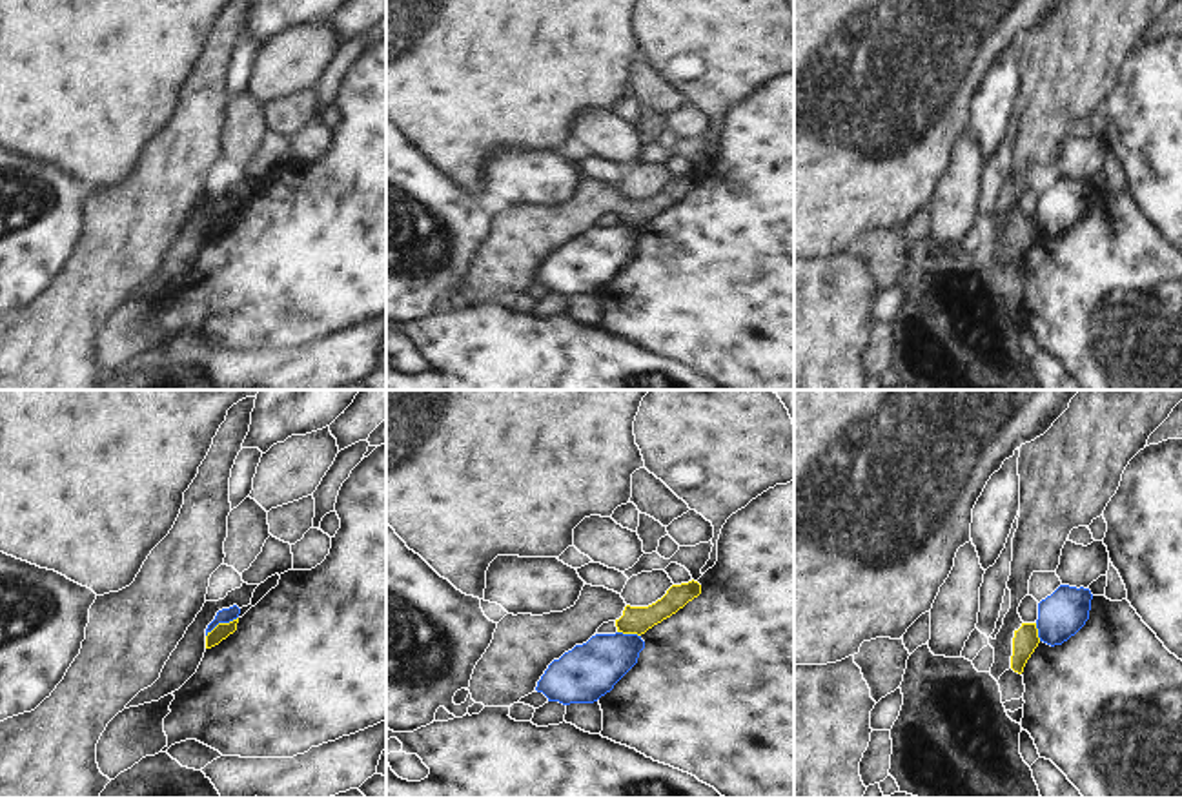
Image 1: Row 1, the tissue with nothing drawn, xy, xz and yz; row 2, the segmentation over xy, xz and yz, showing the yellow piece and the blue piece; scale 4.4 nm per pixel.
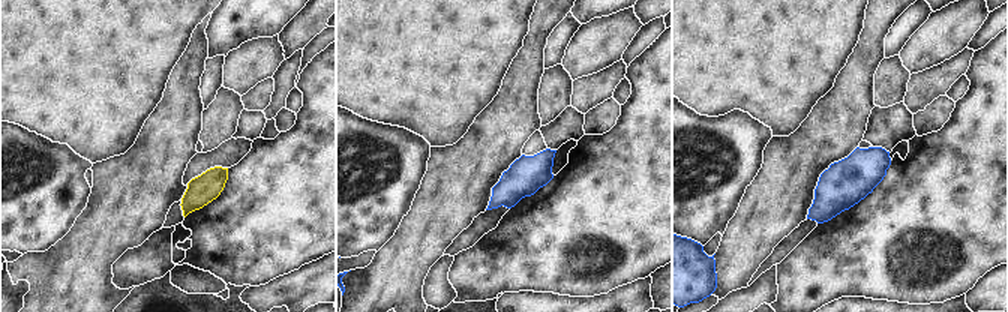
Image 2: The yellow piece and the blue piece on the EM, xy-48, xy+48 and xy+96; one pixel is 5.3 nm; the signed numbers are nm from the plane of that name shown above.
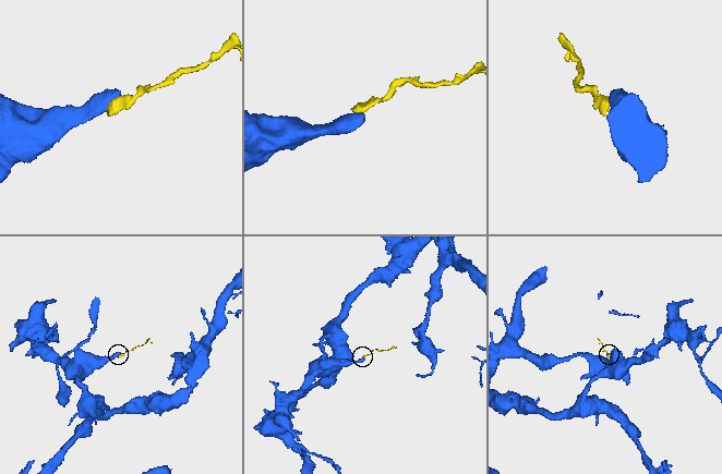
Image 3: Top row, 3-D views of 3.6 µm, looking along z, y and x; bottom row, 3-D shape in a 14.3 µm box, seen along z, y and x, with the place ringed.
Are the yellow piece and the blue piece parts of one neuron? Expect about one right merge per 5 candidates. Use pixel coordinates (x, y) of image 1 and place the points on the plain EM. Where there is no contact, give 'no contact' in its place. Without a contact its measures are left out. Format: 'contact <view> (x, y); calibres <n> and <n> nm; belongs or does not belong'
contact xy (221, 215); calibres 70 and 60 nm; does not belong

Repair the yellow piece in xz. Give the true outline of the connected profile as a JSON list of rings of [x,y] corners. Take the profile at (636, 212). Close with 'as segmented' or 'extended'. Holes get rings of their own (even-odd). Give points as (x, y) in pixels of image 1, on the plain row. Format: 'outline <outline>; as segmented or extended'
outline [[[692,171],[672,177],[648,199],[630,199],[621,186],[585,175],[576,197],[563,204],[506,206],[474,261],[472,292],[484,299],[510,299],[535,284],[548,257],[586,235],[603,215],[614,213],[617,224],[641,228],[699,186],[701,177]]]; extended

